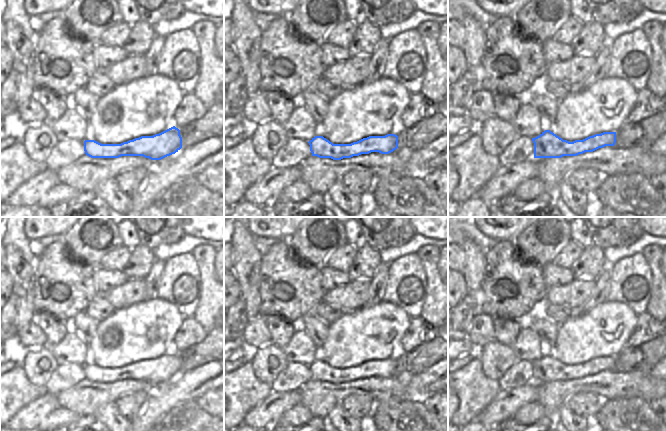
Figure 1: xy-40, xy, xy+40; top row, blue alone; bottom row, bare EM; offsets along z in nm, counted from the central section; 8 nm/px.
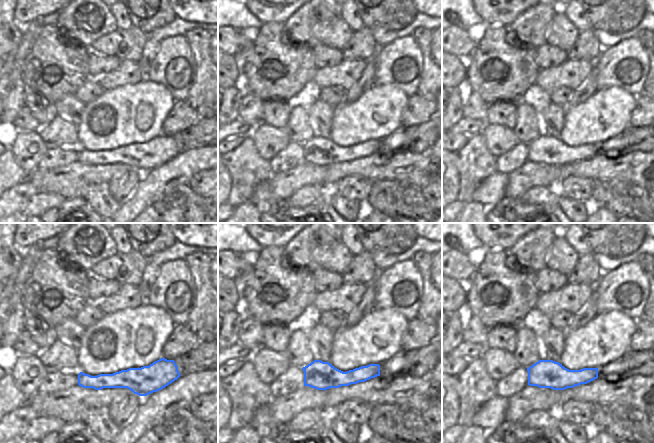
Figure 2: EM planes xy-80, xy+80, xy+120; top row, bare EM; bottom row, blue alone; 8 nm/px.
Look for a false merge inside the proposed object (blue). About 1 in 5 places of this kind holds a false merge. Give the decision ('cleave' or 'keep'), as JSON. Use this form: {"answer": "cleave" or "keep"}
{"answer": "keep"}

